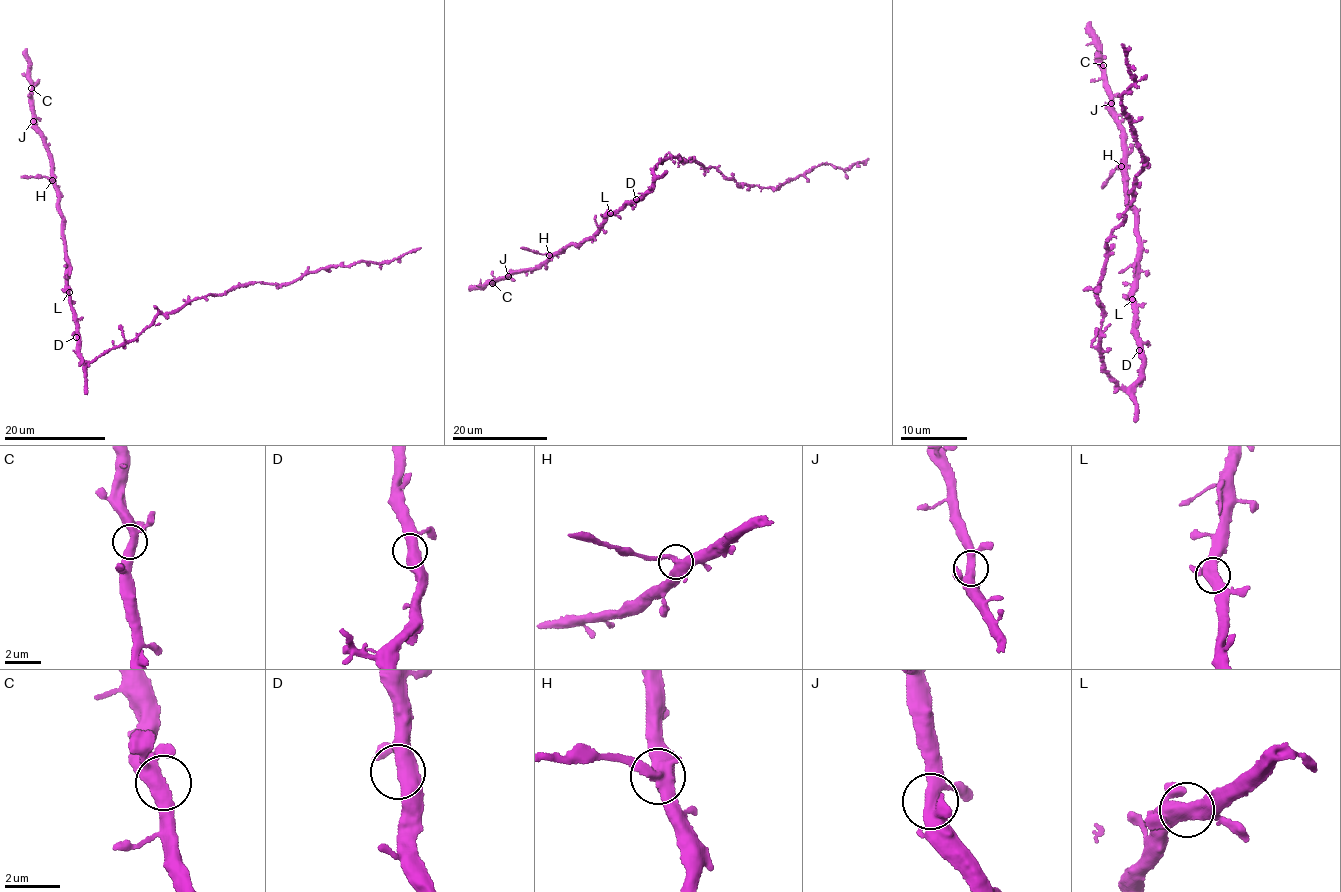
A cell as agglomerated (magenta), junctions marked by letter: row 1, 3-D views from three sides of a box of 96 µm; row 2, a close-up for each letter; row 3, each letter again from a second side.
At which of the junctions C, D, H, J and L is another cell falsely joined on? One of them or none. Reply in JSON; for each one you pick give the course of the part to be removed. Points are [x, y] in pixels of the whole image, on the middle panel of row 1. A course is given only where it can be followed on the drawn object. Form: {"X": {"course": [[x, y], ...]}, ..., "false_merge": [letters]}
{"H": {"course": [[549, 254], [521, 247]]}, "false_merge": ["H"]}

